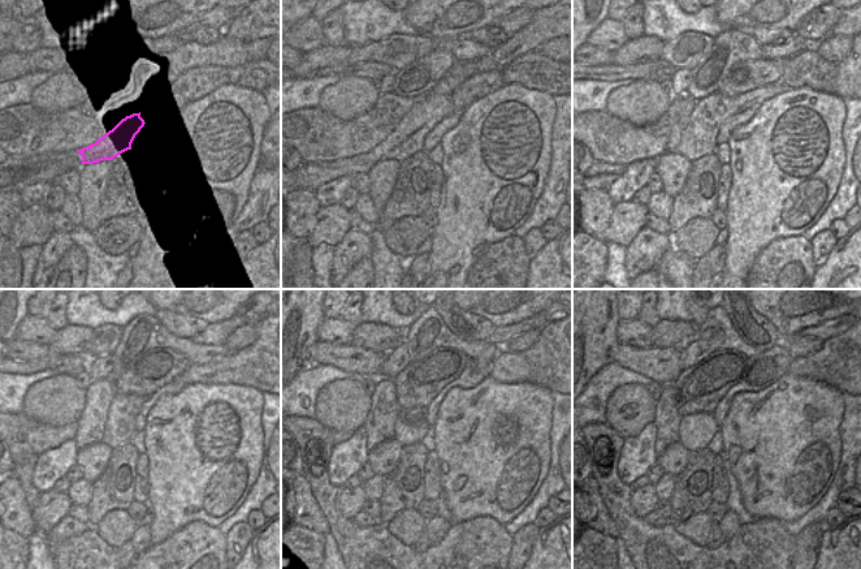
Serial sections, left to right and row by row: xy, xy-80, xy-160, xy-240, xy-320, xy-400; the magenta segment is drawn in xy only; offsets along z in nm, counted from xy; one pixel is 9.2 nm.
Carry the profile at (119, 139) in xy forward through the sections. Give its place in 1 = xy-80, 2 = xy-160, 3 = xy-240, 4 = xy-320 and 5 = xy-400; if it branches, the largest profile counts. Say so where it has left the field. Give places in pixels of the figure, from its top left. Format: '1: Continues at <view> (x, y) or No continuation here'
1: Continues at xy-80 (407, 137)
2: Continues at xy-160 (699, 138)
3: Continues at xy-240 (254, 366)
4: Continues at xy-320 (545, 363)
5: Continues at xy-400 (836, 363)

